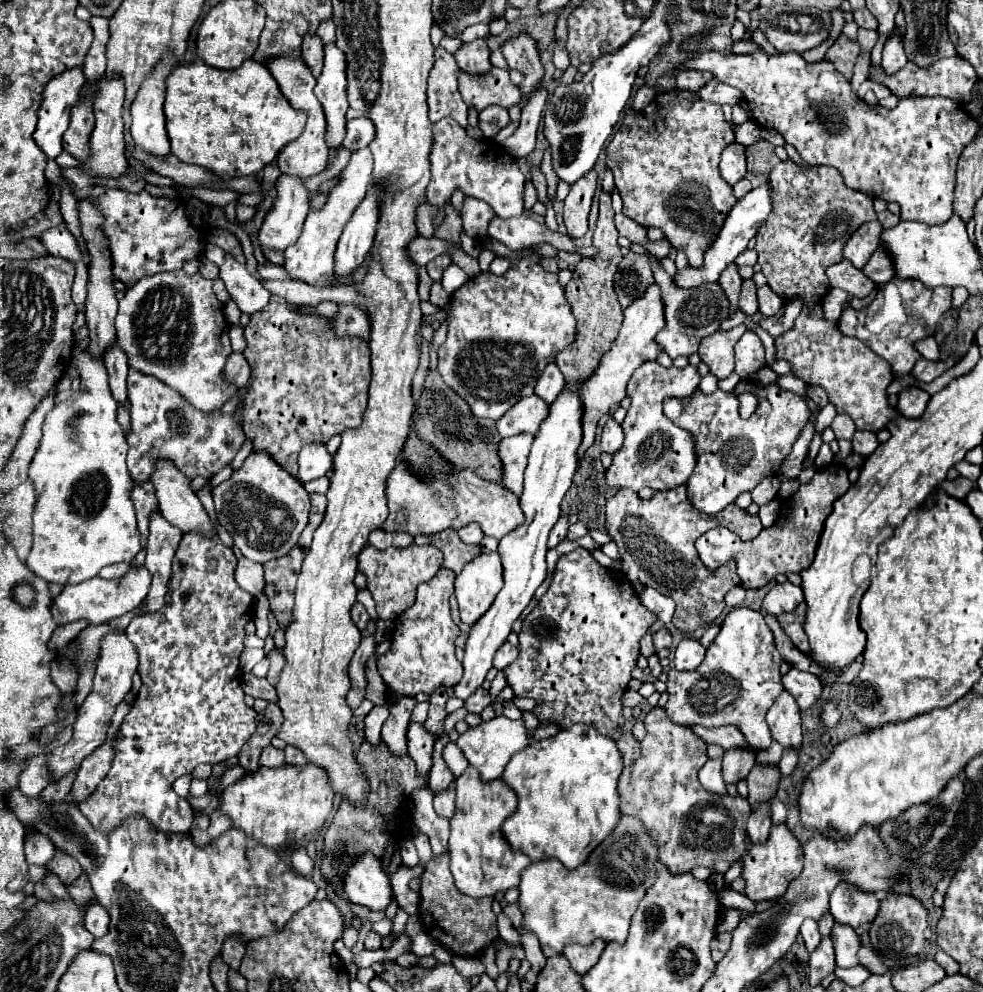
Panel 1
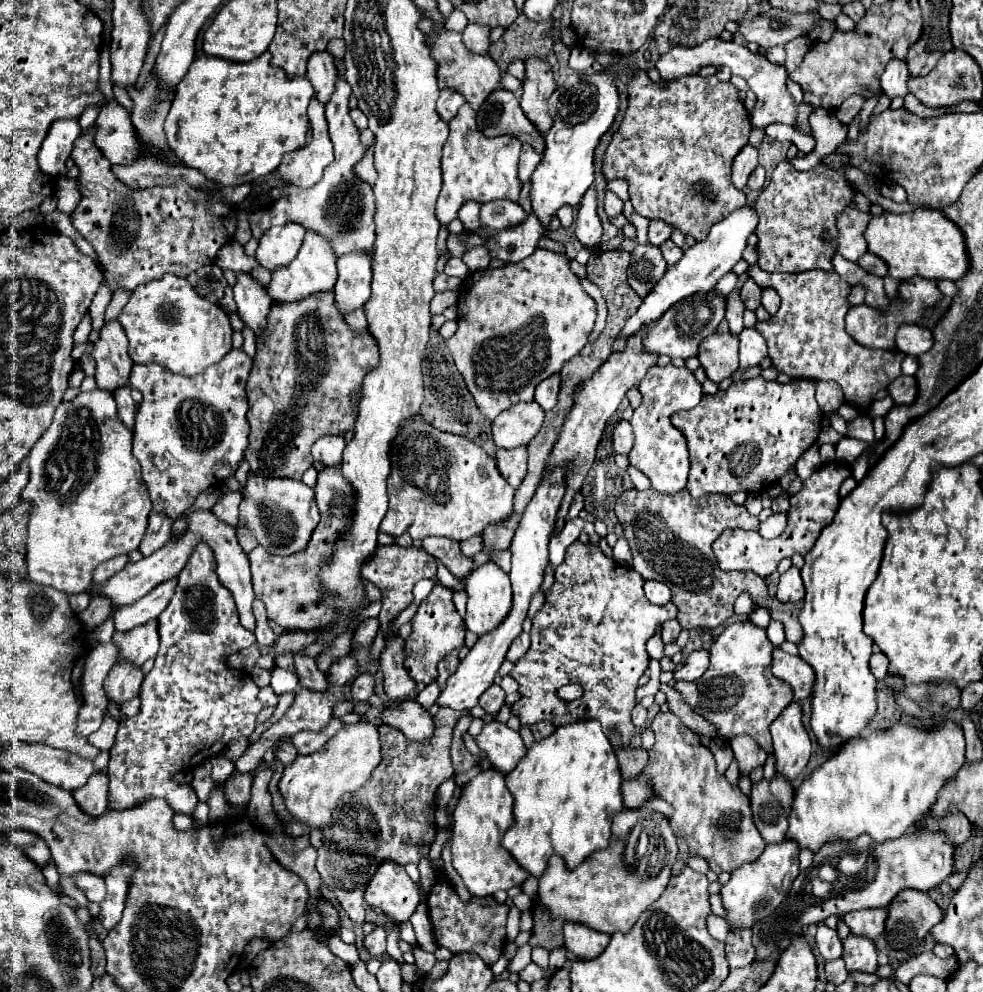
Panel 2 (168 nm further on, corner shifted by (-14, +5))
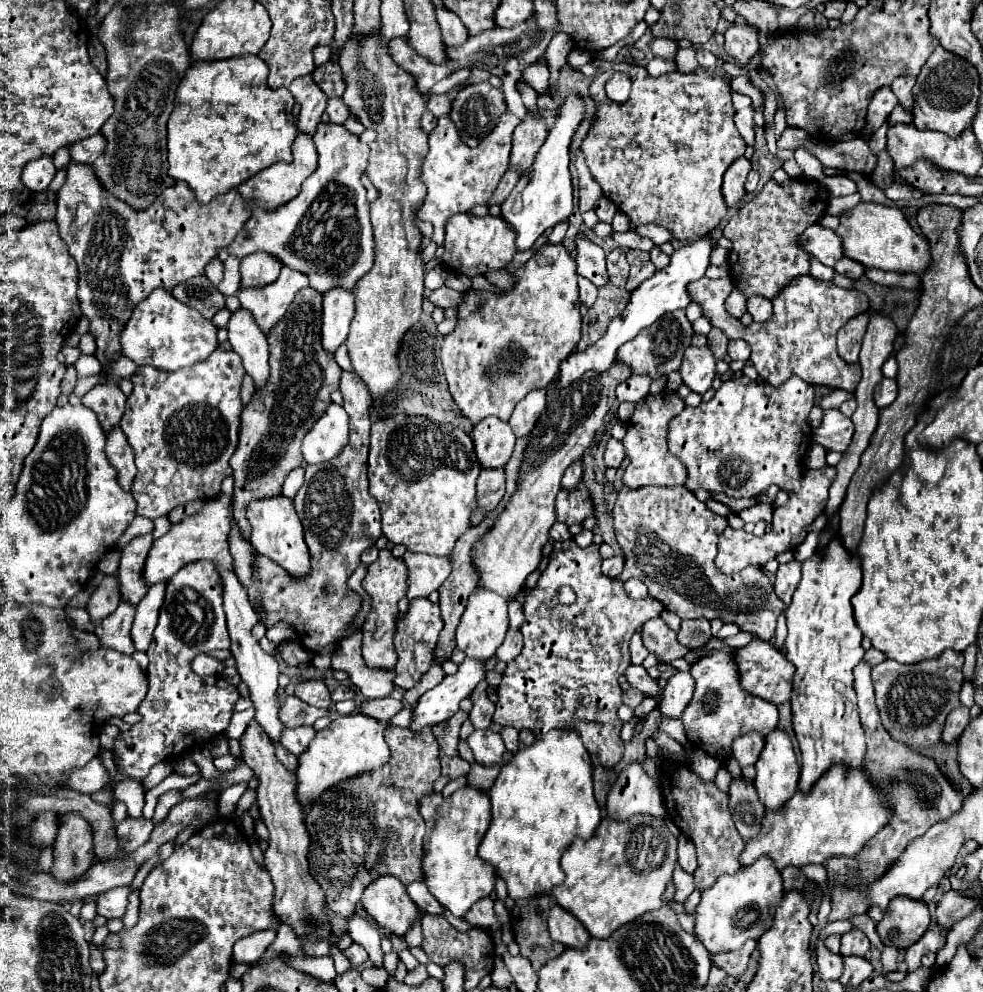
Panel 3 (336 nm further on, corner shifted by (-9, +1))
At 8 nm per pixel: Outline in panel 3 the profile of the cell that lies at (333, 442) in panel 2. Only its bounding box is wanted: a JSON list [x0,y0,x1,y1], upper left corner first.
[303,403,349,463]

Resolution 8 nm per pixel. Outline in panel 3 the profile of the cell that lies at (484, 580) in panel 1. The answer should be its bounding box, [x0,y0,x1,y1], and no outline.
[457,587,509,659]

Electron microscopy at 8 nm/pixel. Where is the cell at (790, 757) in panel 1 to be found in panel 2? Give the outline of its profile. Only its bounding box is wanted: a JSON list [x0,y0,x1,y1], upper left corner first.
[750,775,794,843]

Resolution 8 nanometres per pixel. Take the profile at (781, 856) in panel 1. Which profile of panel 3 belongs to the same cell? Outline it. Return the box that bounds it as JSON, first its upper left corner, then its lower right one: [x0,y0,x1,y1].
[695,857,783,953]

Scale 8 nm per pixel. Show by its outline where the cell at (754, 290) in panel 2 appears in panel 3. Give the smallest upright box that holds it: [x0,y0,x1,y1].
[725,289,747,319]

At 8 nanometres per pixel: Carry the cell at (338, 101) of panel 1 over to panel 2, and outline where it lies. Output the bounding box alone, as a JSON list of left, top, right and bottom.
[242,63,374,257]

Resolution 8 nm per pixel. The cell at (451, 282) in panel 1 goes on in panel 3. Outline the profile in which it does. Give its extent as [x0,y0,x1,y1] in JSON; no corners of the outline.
[425,265,449,289]

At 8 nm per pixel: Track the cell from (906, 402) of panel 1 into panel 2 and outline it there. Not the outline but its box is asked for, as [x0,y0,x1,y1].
[888,375,918,405]

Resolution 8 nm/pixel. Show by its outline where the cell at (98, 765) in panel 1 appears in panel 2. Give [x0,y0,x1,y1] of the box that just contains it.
[72,771,108,817]

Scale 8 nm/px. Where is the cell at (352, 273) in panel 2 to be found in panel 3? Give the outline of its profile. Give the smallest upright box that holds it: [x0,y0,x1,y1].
[323,287,355,353]

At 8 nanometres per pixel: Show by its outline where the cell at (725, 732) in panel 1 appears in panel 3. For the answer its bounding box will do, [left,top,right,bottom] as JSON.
[625,665,663,703]

